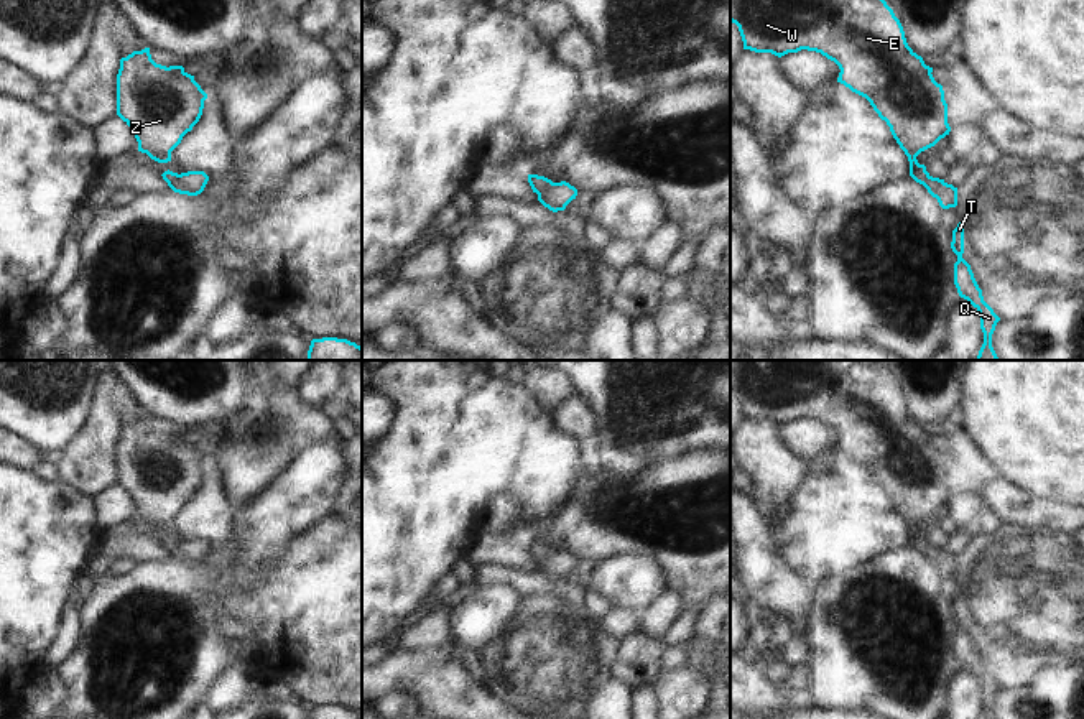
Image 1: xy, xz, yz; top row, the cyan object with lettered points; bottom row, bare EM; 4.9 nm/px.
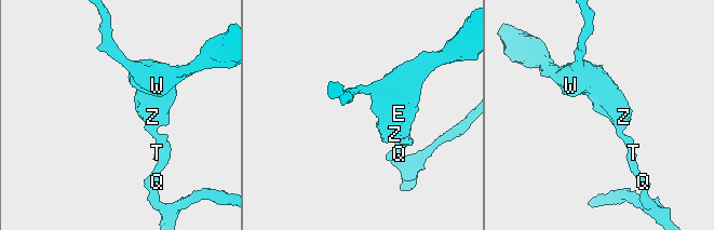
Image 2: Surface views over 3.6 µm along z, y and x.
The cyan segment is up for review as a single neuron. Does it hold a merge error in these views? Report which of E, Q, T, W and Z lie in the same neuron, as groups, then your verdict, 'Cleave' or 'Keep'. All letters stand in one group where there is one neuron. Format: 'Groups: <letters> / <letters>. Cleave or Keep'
Groups: E Q T W Z. Keep.

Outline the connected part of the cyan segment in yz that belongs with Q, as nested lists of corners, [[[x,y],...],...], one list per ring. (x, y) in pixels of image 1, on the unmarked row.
[[[962,591],[952,599],[952,620],[957,624],[954,632],[954,653],[961,666],[967,668],[980,683],[980,698],[984,701],[984,712],[980,719],[994,719],[992,703],[1000,686],[984,670],[982,658],[979,656],[971,633],[962,627],[964,622],[964,594]]]

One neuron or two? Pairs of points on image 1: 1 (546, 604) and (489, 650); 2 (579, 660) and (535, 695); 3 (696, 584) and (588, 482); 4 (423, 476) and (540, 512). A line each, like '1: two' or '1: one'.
1: one
2: one
3: one
4: one

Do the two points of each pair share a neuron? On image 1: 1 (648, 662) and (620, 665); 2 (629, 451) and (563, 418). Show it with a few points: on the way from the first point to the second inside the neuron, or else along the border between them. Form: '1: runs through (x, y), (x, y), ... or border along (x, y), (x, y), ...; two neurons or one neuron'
1: runs through (642, 662), (627, 665); one neuron
2: border along (581, 397), (592, 412), (594, 435); two neurons

